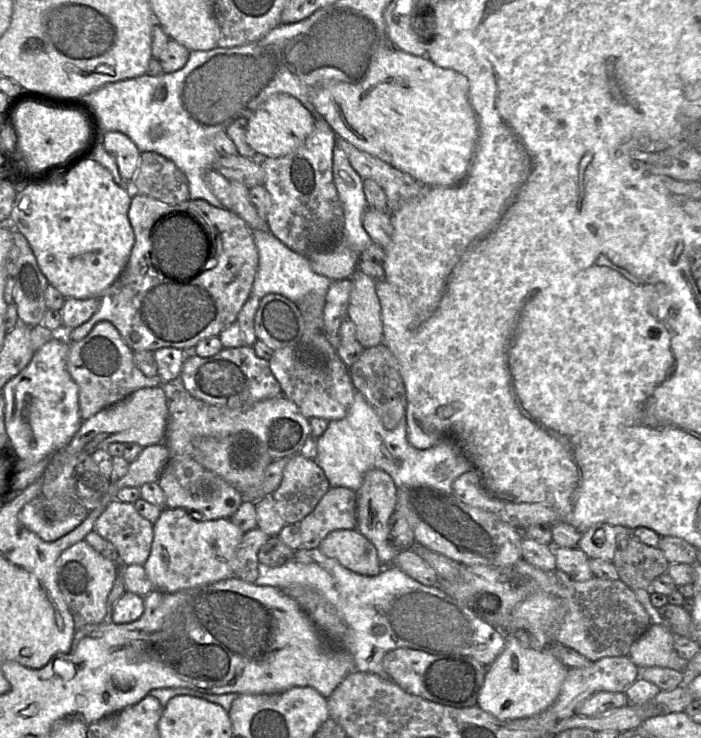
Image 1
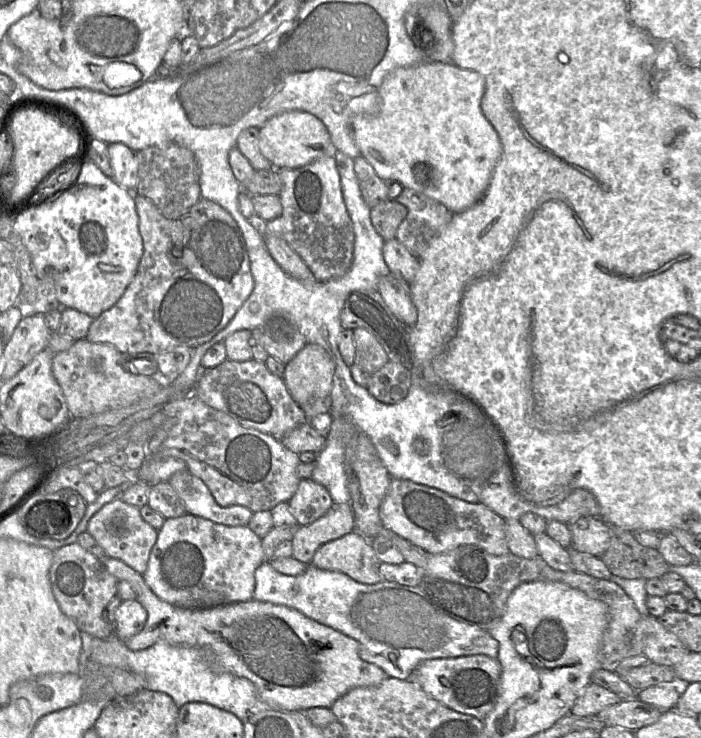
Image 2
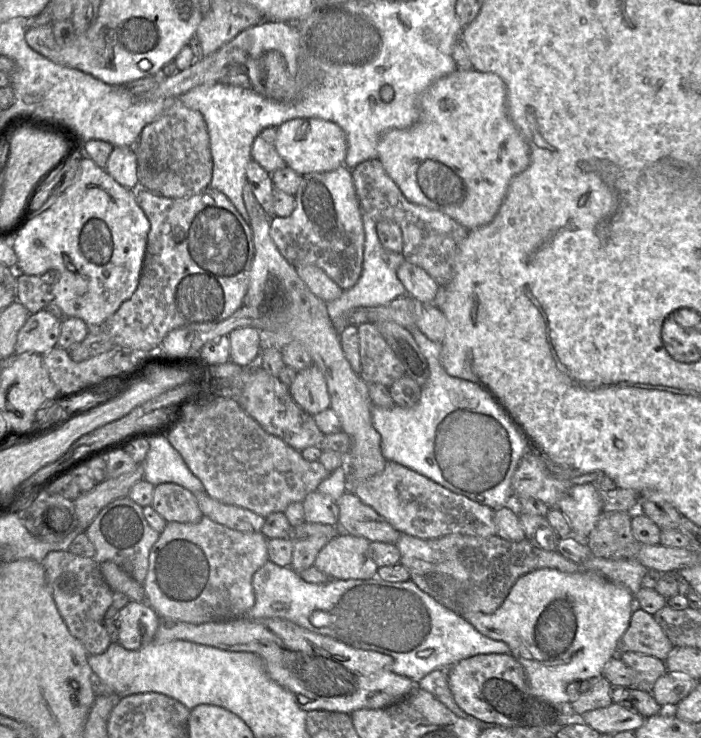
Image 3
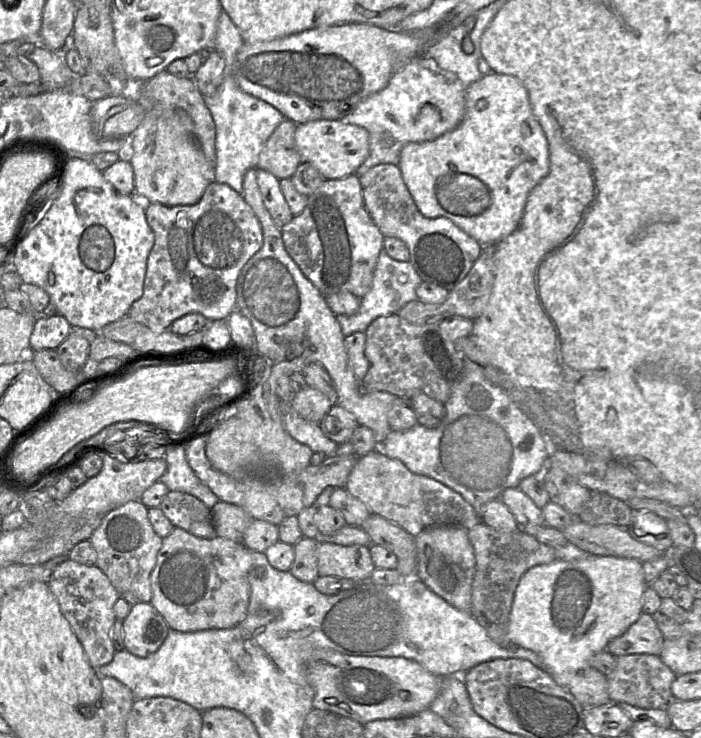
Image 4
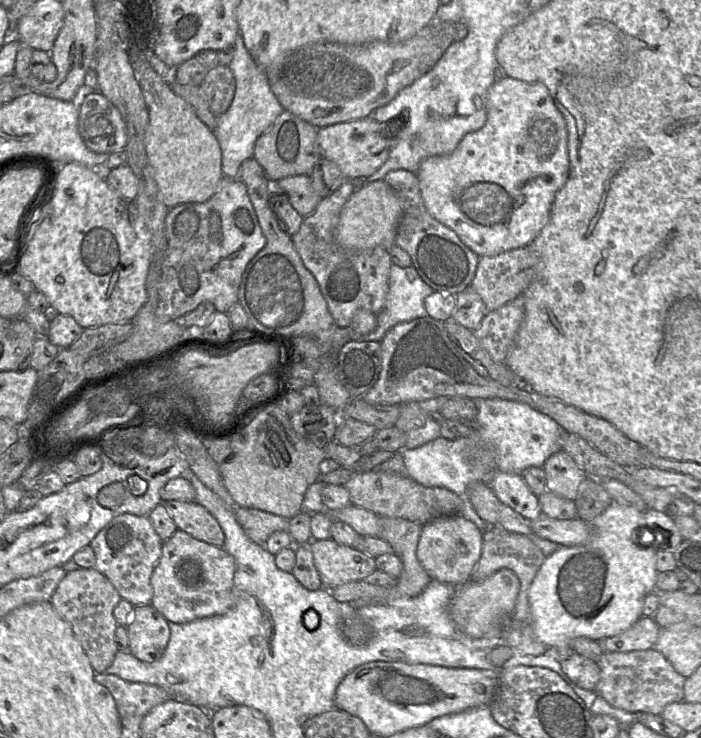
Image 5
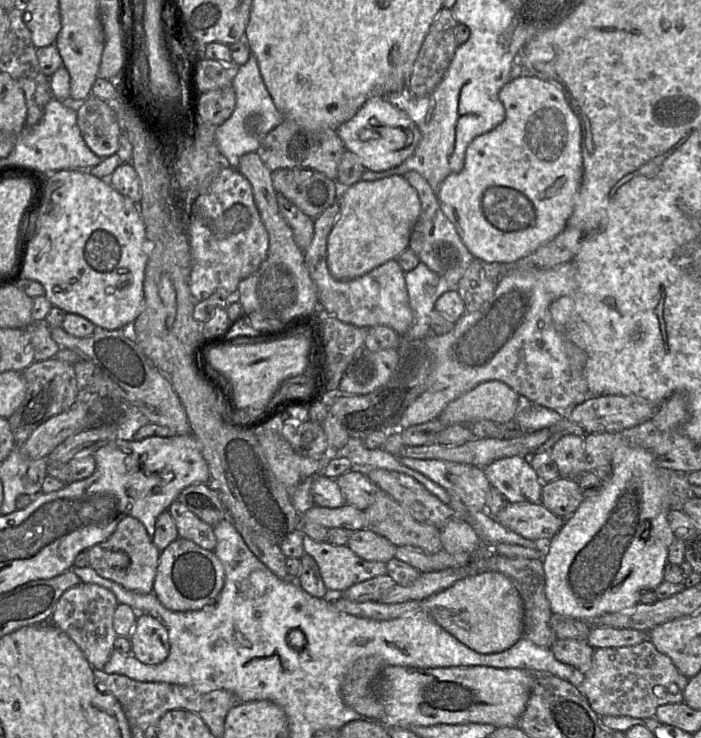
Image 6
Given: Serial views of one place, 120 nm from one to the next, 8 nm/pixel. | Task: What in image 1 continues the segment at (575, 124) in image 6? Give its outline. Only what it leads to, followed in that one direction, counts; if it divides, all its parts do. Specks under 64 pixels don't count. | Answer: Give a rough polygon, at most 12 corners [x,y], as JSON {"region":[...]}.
{"region":[[395,47],[311,92],[338,137],[429,186],[466,176],[468,79]]}

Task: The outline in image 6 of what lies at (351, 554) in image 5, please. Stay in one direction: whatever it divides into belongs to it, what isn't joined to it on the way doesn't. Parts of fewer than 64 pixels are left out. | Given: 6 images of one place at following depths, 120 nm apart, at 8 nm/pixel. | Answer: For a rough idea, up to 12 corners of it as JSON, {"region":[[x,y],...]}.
{"region":[[304,536],[329,592],[387,574],[347,545]]}

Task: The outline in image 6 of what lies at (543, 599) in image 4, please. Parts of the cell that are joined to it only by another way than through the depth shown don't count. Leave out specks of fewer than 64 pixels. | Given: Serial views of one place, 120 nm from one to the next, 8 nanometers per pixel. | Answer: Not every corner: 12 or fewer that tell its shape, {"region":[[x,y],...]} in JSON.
{"region":[[620,442],[546,543],[554,614],[593,621],[663,580],[670,473]]}

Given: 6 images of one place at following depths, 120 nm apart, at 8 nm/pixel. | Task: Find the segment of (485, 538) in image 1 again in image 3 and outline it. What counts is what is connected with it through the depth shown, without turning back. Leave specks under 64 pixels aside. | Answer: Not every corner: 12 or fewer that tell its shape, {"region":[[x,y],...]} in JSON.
{"region":[[393,461],[349,492],[400,533],[496,535],[494,509]]}

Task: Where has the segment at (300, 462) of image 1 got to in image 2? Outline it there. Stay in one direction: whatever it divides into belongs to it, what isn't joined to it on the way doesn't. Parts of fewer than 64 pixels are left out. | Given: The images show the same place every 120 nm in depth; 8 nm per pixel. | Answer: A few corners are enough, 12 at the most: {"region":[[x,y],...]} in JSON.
{"region":[[312,478],[288,501],[297,524],[308,525],[334,504]]}

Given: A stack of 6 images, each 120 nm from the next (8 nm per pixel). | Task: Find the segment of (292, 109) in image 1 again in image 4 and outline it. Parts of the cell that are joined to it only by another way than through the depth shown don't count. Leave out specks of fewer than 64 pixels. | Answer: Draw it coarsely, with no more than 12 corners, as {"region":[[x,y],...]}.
{"region":[[343,120],[297,125],[303,162],[325,179],[354,174],[369,133]]}

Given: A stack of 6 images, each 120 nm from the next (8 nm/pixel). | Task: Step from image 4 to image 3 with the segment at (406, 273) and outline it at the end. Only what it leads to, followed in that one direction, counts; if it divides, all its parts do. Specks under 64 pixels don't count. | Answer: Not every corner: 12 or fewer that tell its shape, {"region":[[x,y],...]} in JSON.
{"region":[[364,212],[360,278],[326,303],[337,332],[356,307],[406,294],[397,276],[403,254],[383,247]]}

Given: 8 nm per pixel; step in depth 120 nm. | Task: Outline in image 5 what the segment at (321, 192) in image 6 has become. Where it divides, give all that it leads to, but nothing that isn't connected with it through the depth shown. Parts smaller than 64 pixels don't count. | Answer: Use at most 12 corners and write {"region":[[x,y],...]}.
{"region":[[308,175],[277,181],[293,208],[303,217],[322,197]]}

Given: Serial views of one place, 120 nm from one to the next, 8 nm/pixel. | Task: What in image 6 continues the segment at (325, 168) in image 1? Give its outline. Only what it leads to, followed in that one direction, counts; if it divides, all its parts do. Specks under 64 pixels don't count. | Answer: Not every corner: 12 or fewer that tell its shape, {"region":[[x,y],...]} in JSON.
{"region":[[335,201],[303,251],[319,308],[357,327],[404,336],[413,322],[396,259],[346,281],[332,277]]}

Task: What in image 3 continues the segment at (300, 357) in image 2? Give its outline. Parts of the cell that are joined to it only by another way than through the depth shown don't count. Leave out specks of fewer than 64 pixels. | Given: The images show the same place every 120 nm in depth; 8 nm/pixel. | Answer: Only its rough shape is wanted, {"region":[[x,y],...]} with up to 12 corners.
{"region":[[315,364],[297,371],[289,391],[311,416],[330,408]]}

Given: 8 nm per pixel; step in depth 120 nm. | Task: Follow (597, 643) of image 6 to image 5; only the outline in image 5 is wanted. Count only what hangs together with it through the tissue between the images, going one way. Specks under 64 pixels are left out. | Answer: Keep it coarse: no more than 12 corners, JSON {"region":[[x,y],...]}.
{"region":[[642,616],[622,633],[597,642],[604,652],[648,650],[660,630]]}

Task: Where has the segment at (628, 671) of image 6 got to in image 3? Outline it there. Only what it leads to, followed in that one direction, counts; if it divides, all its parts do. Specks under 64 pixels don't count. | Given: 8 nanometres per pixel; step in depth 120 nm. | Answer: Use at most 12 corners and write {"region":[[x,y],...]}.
{"region":[[626,651],[619,658],[637,672],[631,687],[651,693],[667,672],[664,661]]}

